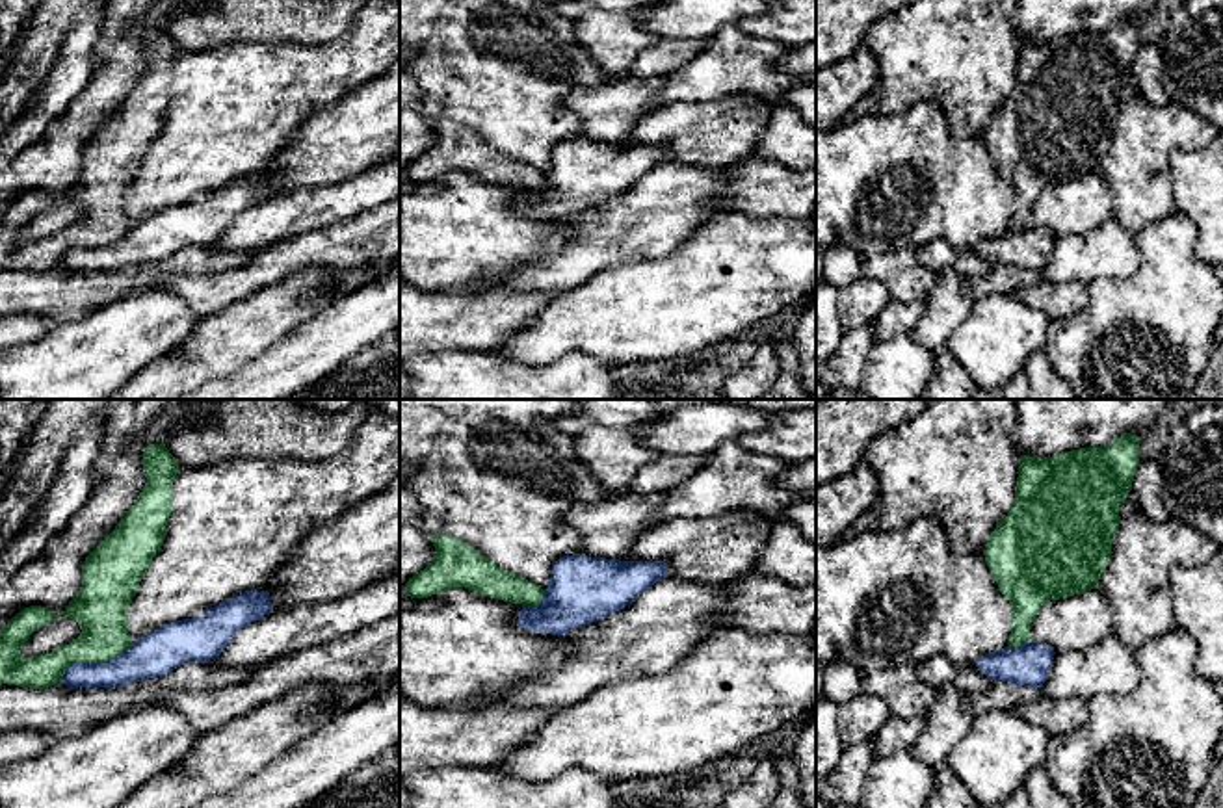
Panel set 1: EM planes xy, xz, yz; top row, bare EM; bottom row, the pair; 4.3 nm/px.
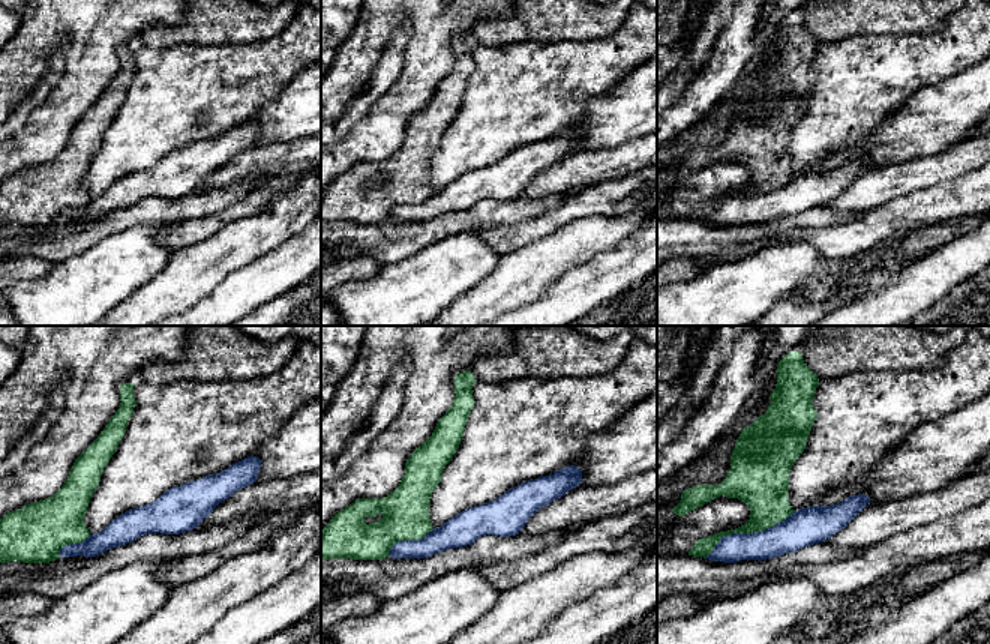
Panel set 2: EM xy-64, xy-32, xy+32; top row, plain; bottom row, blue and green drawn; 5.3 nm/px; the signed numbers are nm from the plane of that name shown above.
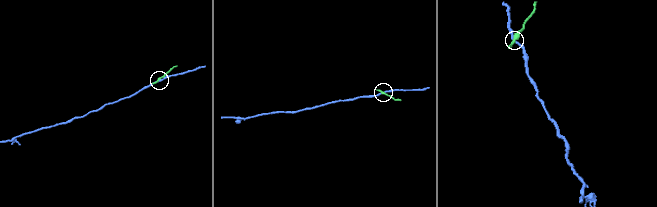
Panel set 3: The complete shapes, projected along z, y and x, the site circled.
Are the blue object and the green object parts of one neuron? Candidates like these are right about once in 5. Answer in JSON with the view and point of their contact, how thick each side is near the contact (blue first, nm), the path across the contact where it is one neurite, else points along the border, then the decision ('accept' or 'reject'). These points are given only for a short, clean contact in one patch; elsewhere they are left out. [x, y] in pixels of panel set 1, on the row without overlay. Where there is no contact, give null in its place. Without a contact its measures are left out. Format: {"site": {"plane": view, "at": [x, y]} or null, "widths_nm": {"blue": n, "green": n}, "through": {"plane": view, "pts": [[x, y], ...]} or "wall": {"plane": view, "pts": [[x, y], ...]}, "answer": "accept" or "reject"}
{"site": {"plane": "xy", "at": [92, 247]}, "widths_nm": {"blue": 180, "green": 220}, "answer": "reject"}

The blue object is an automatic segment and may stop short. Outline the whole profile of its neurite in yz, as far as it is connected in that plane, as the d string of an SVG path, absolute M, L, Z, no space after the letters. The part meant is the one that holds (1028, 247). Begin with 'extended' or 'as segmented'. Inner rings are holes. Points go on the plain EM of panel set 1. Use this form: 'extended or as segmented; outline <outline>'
as segmented; outline M1028 225L1020 230L1006 230L998 236L983 238L976 251L991 266L1002 264L1019 271L1041 273L1048 262L1054 234L1045 227Z

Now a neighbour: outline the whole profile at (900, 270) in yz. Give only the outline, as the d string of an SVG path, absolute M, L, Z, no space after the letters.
M913 247L864 253L861 254L861 269L862 277L883 282L890 299L901 303L926 303L935 284L935 273L920 264Z

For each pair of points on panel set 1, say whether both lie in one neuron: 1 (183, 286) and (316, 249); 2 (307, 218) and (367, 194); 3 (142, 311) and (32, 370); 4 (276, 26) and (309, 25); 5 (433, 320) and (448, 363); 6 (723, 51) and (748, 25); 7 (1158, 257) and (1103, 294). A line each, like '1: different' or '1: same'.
1: same
2: same
3: same
4: same
5: different
6: different
7: same

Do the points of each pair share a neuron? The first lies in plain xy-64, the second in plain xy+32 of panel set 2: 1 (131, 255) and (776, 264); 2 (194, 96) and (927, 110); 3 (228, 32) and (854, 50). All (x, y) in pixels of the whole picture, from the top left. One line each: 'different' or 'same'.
1: same
2: different
3: different

